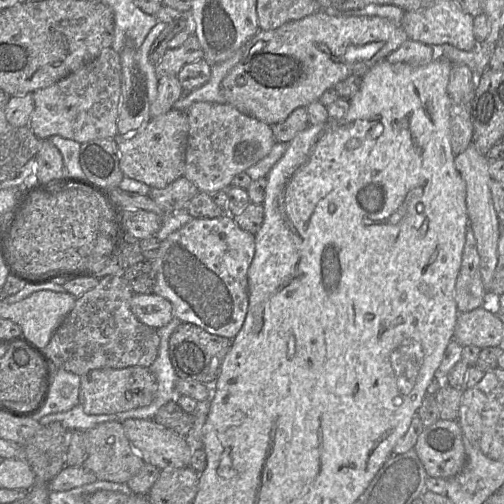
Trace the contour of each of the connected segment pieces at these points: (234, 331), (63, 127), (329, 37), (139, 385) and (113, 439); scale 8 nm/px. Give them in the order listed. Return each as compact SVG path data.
M223 214L217 218L193 218L186 225L171 233L166 239L160 242L157 257L151 261L152 269L155 273L155 286L153 293L168 300L173 308L173 317L178 318L182 323L191 323L199 326L210 334L226 337L232 340L240 331L248 309L248 268L253 260L255 253L254 235L242 230L234 221L233 216Z
M112 47L56 83L33 92L34 110L29 127L41 140L54 135L79 144L118 137L117 119L121 97L121 58Z
M324 10L297 21L290 21L274 30L259 30L245 44L245 54L222 81L226 102L242 114L270 126L284 121L293 110L307 107L328 89L350 75L362 77L408 40L402 24L378 16L330 15Z
M149 368L97 369L80 376L79 405L88 415L116 414L148 406L157 394L156 378Z
M107 421L83 433L86 459L82 466L93 472L98 480L127 483L143 466L144 462L130 444L122 423Z

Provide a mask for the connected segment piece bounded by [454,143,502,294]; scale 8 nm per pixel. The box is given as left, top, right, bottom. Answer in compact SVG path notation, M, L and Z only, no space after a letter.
M470 143L467 149L455 156L454 164L466 184L468 226L472 229L477 242L477 251L480 258L480 273L486 294L492 289L492 282L498 262L498 241L502 234L501 222L494 209L489 187L491 180L489 174L490 161L486 155L479 153L476 147Z

